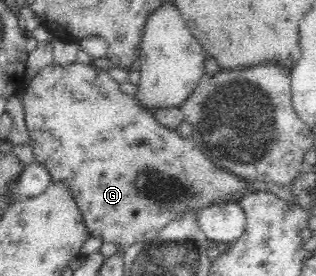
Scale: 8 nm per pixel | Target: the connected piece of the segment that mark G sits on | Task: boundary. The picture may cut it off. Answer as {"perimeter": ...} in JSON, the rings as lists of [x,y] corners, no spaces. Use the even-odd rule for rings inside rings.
{"perimeter":[[[53,62],[44,67],[36,76],[27,82],[24,88],[24,118],[26,128],[32,141],[32,152],[34,162],[41,164],[46,168],[52,182],[60,182],[70,187],[71,194],[77,203],[78,209],[82,214],[82,219],[86,224],[91,237],[102,238],[103,243],[113,243],[120,248],[141,243],[150,239],[155,239],[173,219],[178,215],[184,215],[186,211],[198,211],[203,207],[208,207],[216,203],[230,202],[232,195],[236,191],[244,191],[248,187],[248,182],[243,181],[238,175],[231,175],[230,171],[217,167],[192,138],[182,137],[176,131],[163,127],[158,120],[154,118],[153,113],[143,109],[136,98],[126,95],[120,90],[120,84],[106,72],[106,70],[97,69],[93,66],[82,64],[80,62],[71,63],[63,67]]]}

